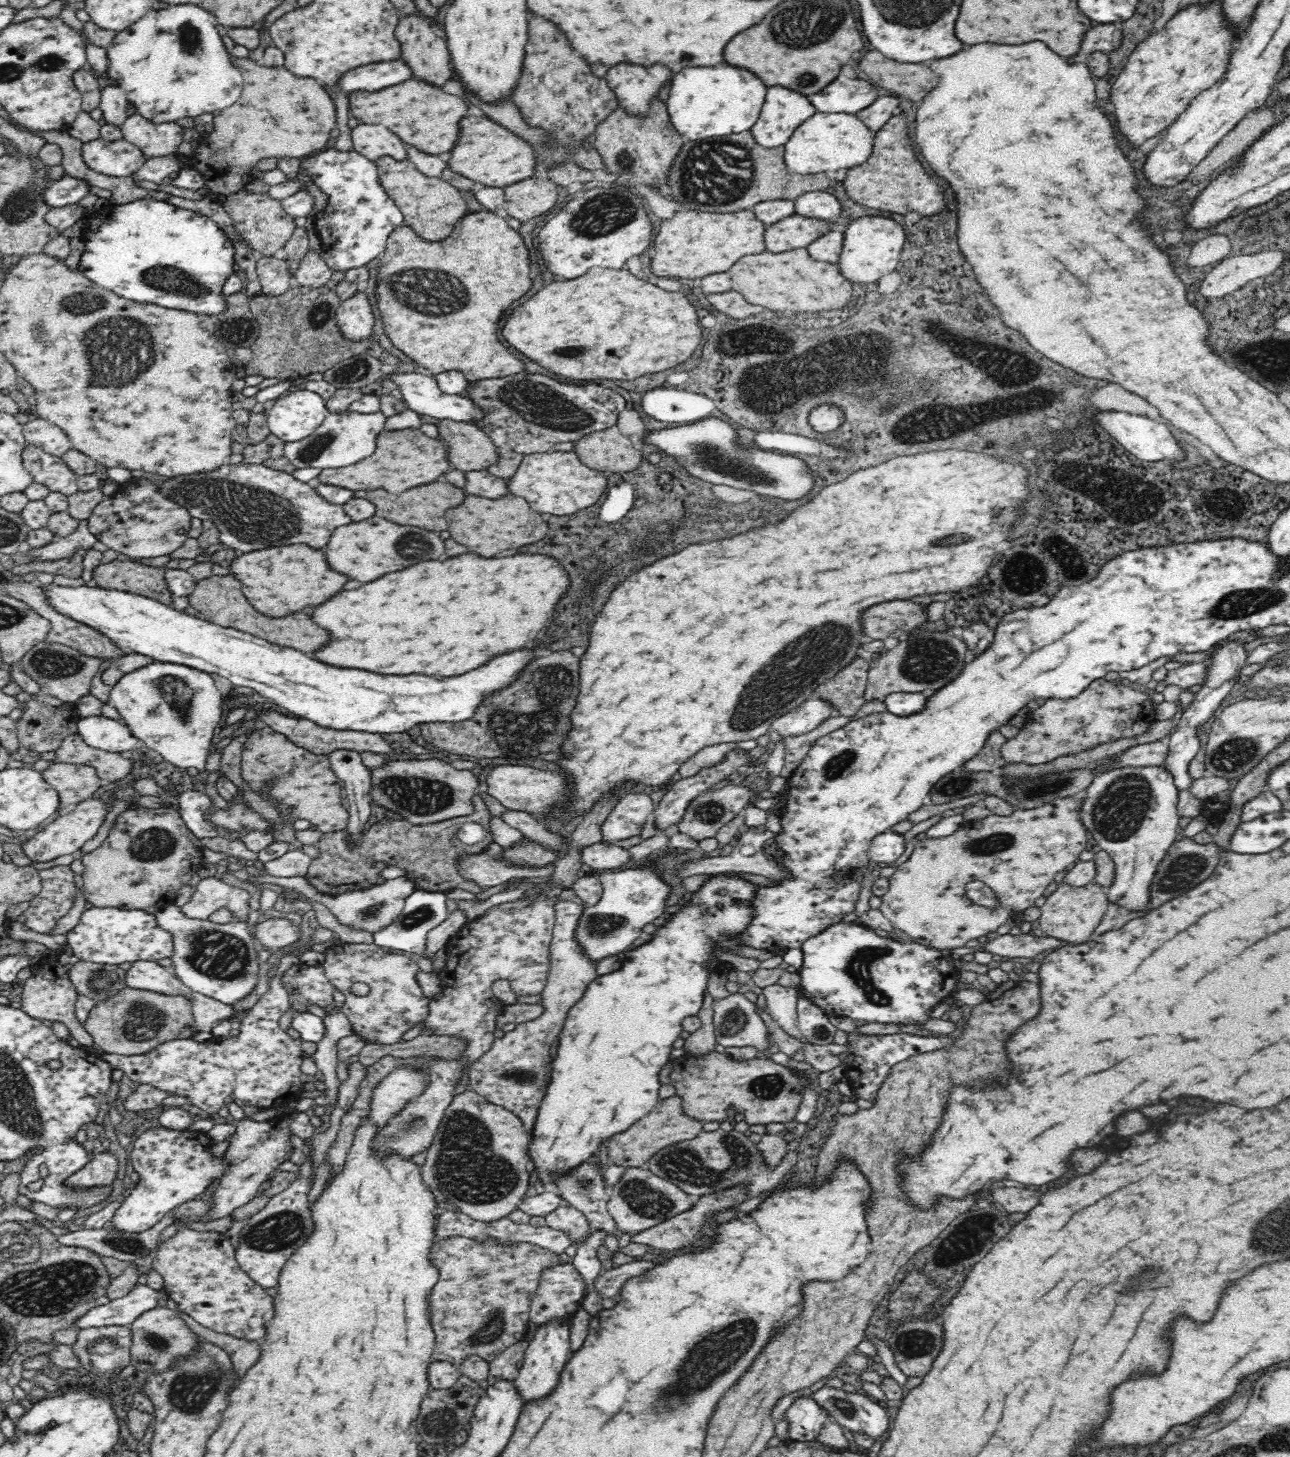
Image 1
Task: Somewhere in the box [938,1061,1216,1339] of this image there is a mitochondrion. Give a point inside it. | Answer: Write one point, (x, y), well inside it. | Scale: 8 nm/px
(976, 1230)

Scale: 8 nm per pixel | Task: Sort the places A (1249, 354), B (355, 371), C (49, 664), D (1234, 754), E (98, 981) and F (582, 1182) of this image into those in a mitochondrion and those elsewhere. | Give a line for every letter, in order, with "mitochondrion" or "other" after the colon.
A: mitochondrion
B: mitochondrion
C: mitochondrion
D: mitochondrion
E: mitochondrion
F: mitochondrion

